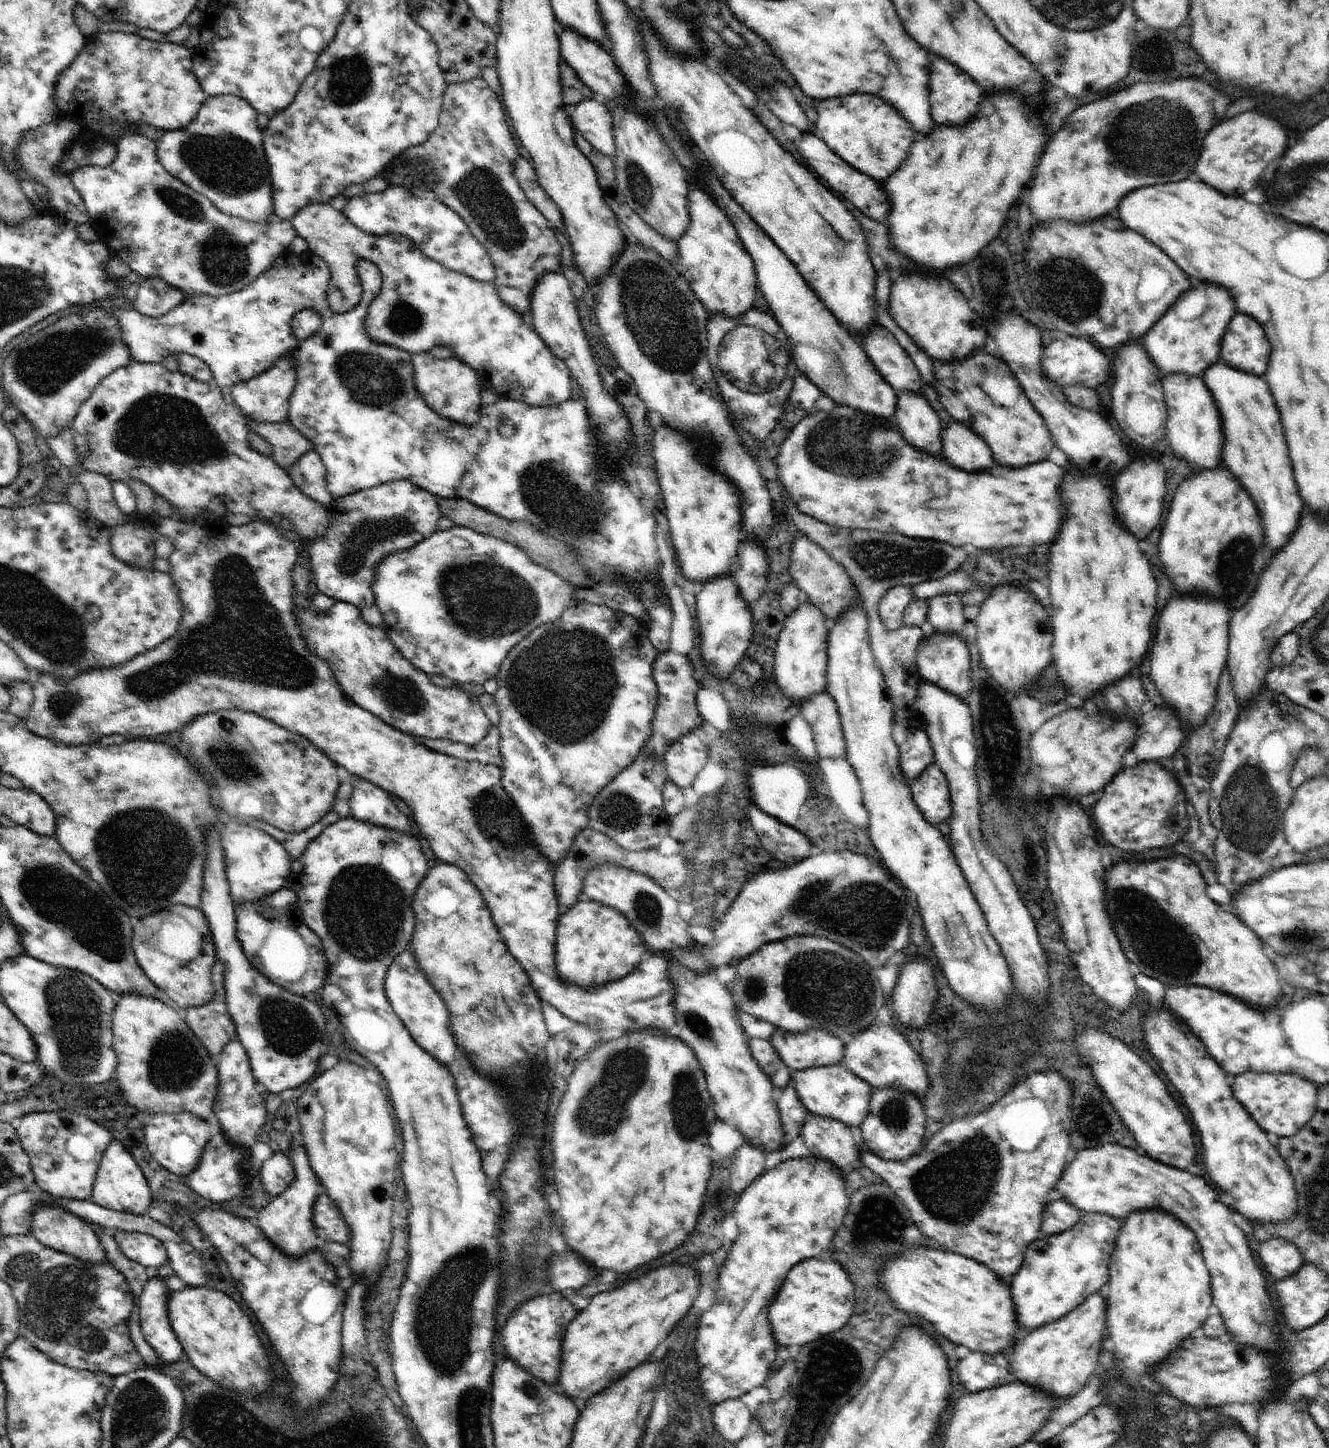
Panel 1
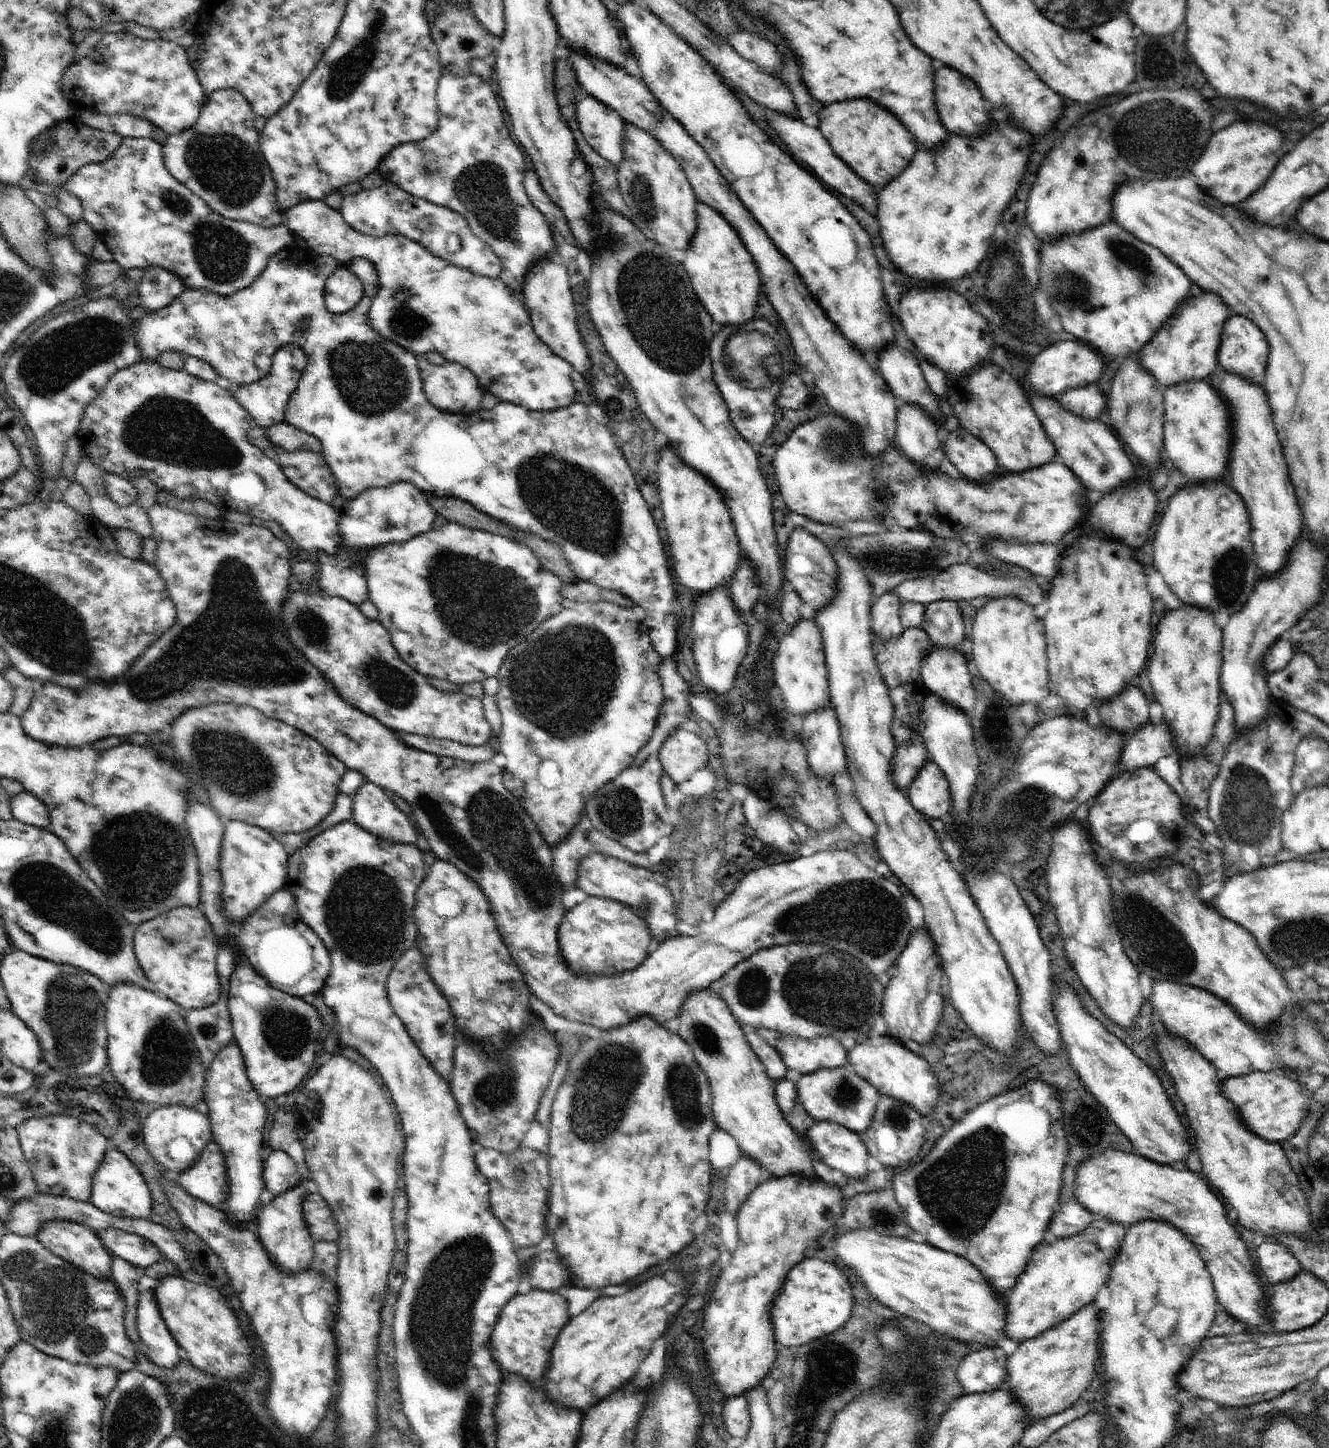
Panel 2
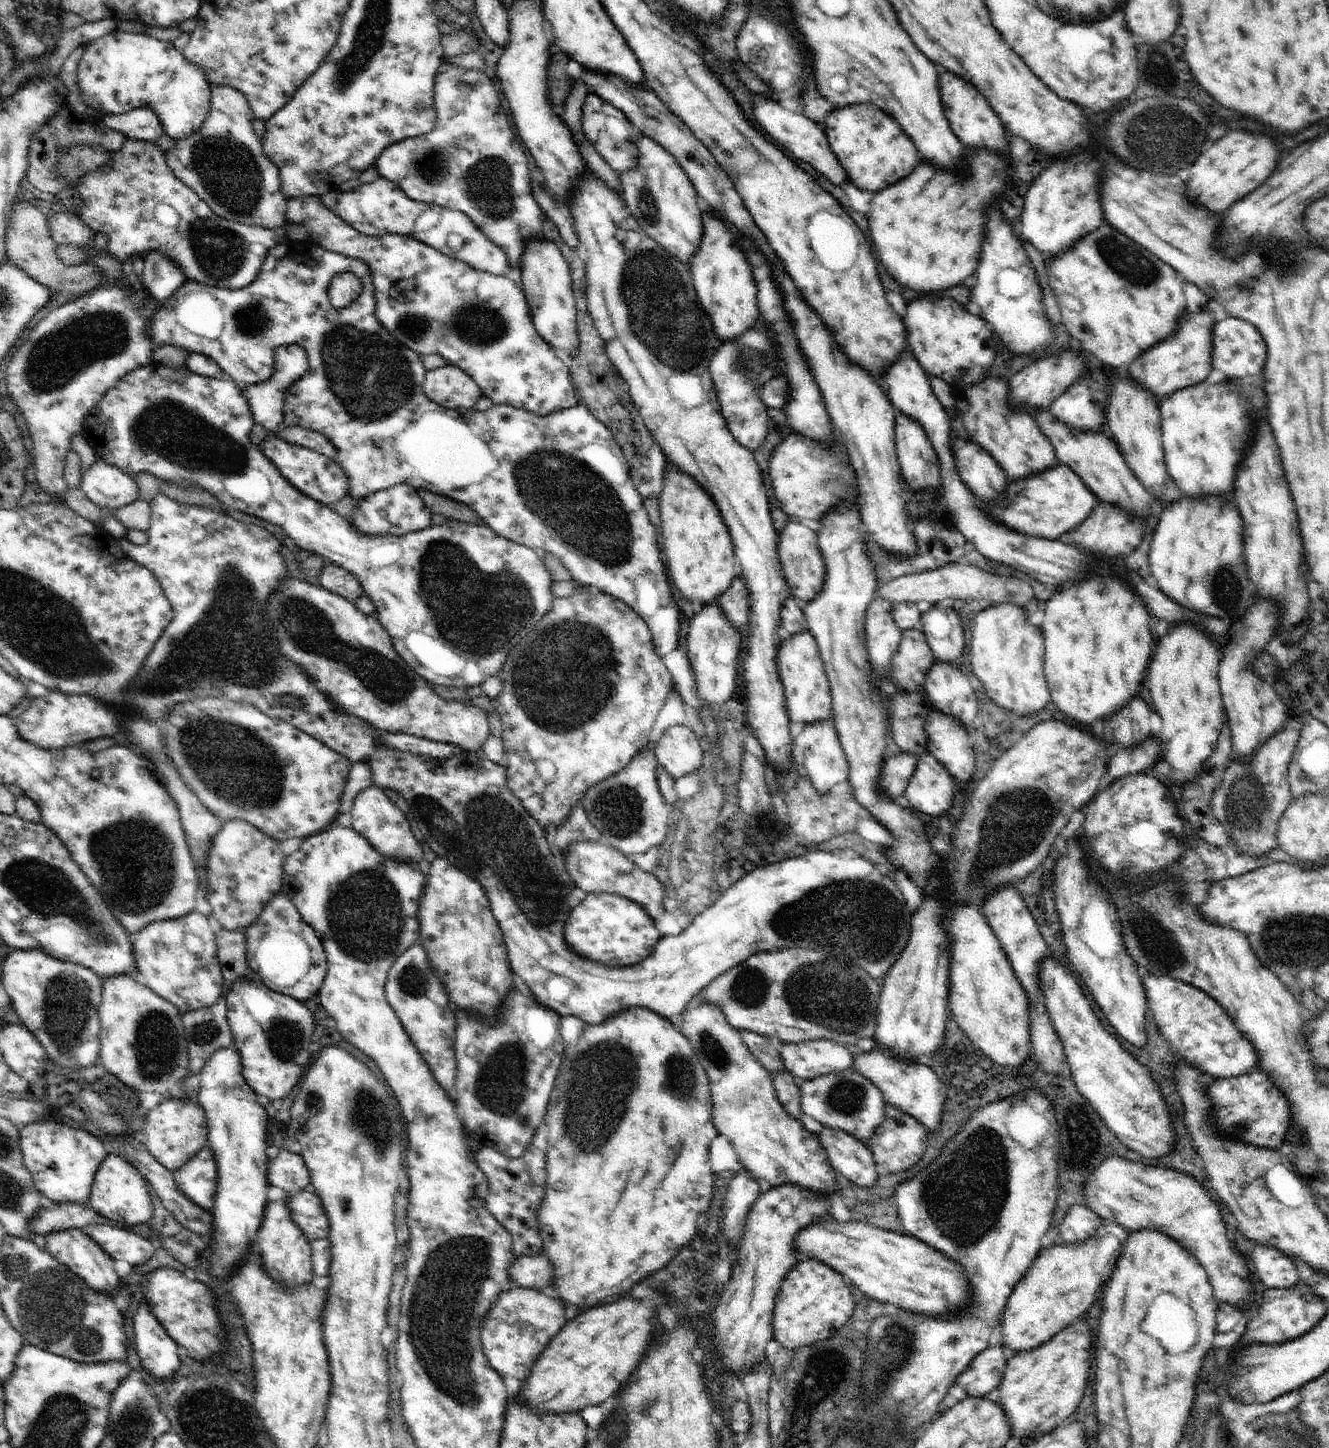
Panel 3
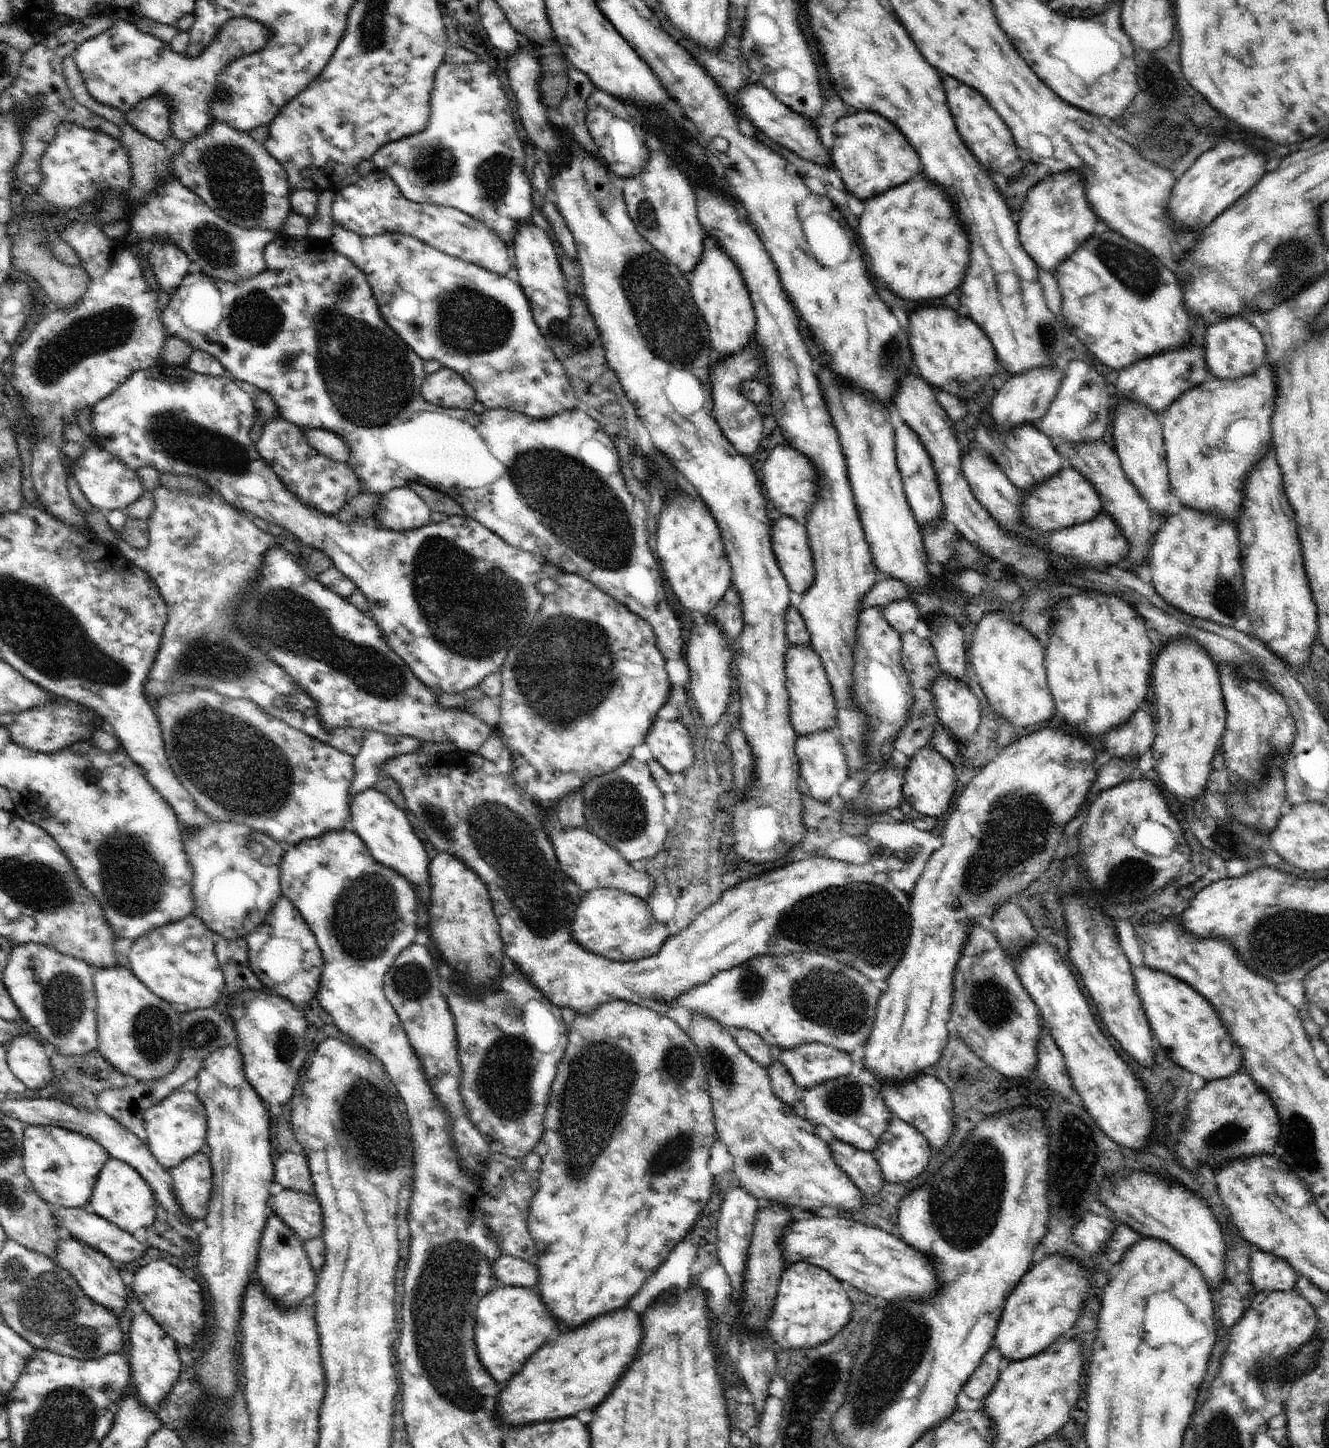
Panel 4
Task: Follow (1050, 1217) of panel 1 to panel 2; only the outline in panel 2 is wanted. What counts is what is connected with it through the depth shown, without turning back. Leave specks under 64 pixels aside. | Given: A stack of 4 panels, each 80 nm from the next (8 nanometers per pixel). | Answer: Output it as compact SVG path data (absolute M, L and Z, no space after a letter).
M1068 1201L1054 1212L1048 1230L1056 1238L1066 1238L1082 1232L1097 1216L1087 1211L1078 1201Z

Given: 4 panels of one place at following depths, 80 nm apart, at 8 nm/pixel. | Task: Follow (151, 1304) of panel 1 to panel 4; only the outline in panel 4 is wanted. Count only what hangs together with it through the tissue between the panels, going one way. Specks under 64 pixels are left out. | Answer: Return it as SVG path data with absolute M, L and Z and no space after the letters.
M146 1311L136 1315L130 1327L130 1354L131 1368L130 1385L135 1388L135 1400L143 1409L159 1409L169 1390L176 1384L181 1373L181 1359L184 1356L176 1347L177 1342L162 1330L161 1326Z

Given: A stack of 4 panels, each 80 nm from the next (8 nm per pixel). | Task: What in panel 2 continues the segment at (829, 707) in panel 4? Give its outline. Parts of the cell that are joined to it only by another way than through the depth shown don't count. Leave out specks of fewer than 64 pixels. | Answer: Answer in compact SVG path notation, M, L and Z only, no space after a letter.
M802 617L802 620L798 620L798 624L794 624L792 630L779 641L770 671L774 683L782 692L787 714L806 716L818 708L830 706L830 688L822 636L814 617Z

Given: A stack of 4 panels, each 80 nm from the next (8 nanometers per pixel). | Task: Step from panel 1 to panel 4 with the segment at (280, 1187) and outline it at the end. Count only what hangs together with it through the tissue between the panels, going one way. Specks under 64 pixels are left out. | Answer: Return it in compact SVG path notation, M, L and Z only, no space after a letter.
M291 1151L274 1159L273 1182L299 1193L315 1194L312 1175L306 1155Z

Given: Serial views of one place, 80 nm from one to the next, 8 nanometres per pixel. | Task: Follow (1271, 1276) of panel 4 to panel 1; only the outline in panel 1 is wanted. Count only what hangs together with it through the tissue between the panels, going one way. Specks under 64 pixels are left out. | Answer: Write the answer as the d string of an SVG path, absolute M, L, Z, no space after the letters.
M1282 1237L1269 1238L1260 1243L1258 1251L1263 1269L1275 1278L1276 1282L1296 1274L1305 1263L1301 1250Z

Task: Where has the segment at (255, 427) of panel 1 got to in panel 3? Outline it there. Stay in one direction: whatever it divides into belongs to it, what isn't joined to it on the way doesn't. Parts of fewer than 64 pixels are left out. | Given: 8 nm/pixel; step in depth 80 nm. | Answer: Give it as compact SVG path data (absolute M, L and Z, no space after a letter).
M281 424L276 430L276 436L288 444L298 444L305 448L314 450L331 459L338 454L338 450L332 446L330 440L326 439L324 434L314 432L314 430L307 430L299 427L288 427Z

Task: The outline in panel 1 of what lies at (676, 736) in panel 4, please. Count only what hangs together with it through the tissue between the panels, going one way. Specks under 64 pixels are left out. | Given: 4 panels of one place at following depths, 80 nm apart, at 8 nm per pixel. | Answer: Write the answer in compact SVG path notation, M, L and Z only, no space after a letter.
M694 732L673 742L664 755L669 779L680 788L692 787L694 778L709 761L709 749Z

